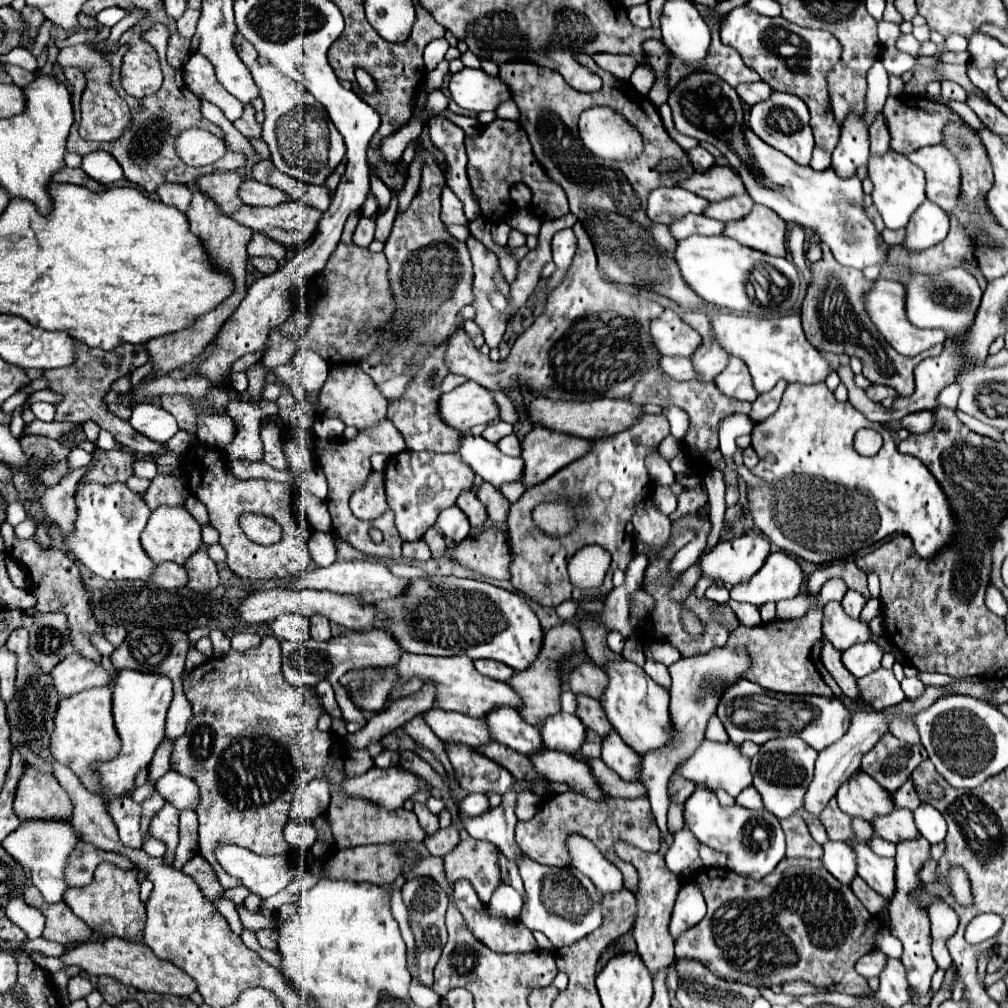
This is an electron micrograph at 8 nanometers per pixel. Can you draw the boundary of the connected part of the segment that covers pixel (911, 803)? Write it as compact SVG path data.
M906 780L906 784L904 784L904 786L902 786L902 788L900 788L892 798L894 798L894 804L896 804L898 808L916 810L918 804L920 804L920 800L918 800L918 796L916 796L914 786L912 786L910 780Z

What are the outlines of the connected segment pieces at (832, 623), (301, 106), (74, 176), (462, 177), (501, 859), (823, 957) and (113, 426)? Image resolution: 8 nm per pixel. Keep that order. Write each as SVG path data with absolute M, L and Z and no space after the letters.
M828 602L824 606L824 622L822 622L824 638L834 644L838 650L846 650L856 642L868 640L868 628L866 624L860 624L860 620L850 620L840 602Z
M238 31L234 36L234 47L242 62L246 62L248 70L256 78L256 86L260 86L260 98L264 100L264 114L266 114L266 120L262 124L262 140L270 148L270 158L272 158L274 166L280 172L286 172L288 176L298 178L302 182L324 184L326 176L342 162L342 158L346 154L344 140L336 132L332 122L328 120L326 110L322 108L322 104L318 104L314 100L314 96L310 92L308 92L308 100L306 100L306 88L302 88L302 84L282 76L272 64L260 66L257 61L250 62L250 53L254 53L256 50Z
M62 168L60 172L56 172L52 176L54 182L72 182L72 184L84 184L88 190L104 190L102 184L98 184L96 180L92 180L86 172L82 172L80 168Z
M434 116L428 120L428 132L434 148L444 156L444 178L454 194L462 200L466 218L472 222L480 216L478 200L472 194L468 176L466 176L466 150L464 150L464 132L454 122Z
M498 851L498 863L502 880L518 890L523 898L523 902L526 902L523 881L519 875L516 863L509 861L500 851Z
M704 868L696 876L696 884L708 904L708 912L700 924L682 934L678 944L678 958L698 960L714 976L728 982L740 982L750 986L780 986L786 980L802 978L828 992L838 990L844 994L868 994L868 982L854 970L860 956L874 950L874 934L878 920L862 906L854 894L802 894L790 898L790 894L774 892L762 879L754 881L738 876L728 868Z
M76 340L76 348L74 348L76 360L74 364L66 366L66 368L58 368L58 370L46 370L44 378L48 380L48 388L56 394L62 394L62 402L56 404L56 420L58 422L86 422L86 420L94 420L100 428L108 430L118 444L138 452L138 454L158 454L160 448L164 444L158 444L142 434L138 434L126 420L120 420L118 416L114 416L106 406L104 406L104 396L110 390L112 382L124 374L130 372L132 368L142 366L148 360L148 352L142 344L124 344L122 348L116 348L114 352L102 352L98 348L86 348L86 344L82 344L80 340Z

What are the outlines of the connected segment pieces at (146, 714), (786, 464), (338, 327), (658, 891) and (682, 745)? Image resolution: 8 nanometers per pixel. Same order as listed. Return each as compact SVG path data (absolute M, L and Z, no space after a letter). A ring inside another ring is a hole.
M120 670L112 688L112 716L122 748L116 758L108 762L92 764L92 772L98 776L100 792L104 806L122 794L132 794L136 786L136 776L140 770L148 768L158 744L164 738L166 710L173 699L173 682L168 676L144 674L134 670Z
M824 382L810 386L788 384L780 408L764 422L754 424L752 448L760 458L752 474L766 480L766 488L748 490L750 512L756 526L780 550L786 550L814 564L822 564L846 558L862 550L864 536L866 543L870 545L877 539L874 536L879 536L879 540L882 540L890 532L902 532L912 538L916 554L920 558L932 560L956 542L958 518L954 516L950 502L946 500L946 494L942 494L942 486L934 480L928 468L916 456L900 454L890 432L882 424L870 422L850 404L850 400L838 402ZM858 428L872 428L882 434L884 446L876 456L864 458L854 450L852 440ZM768 456L772 456L774 462L770 462Z
M352 212L346 220L342 238L336 246L336 250L330 254L330 260L326 262L326 290L320 290L320 304L314 304L308 308L308 330L302 338L292 338L280 332L280 326L270 332L268 349L261 362L268 370L278 365L290 362L290 358L300 348L310 348L318 352L328 364L350 364L364 360L378 344L376 340L376 328L392 314L392 298L390 288L386 280L386 256L372 256L368 248L360 248L352 242L352 234L358 222L358 212ZM372 286L372 294L370 294ZM362 320L370 320L374 330L368 338L358 338L358 328Z
M616 842L614 850L622 860L630 862L640 874L640 890L636 894L638 918L634 924L634 940L638 944L638 954L650 972L656 972L658 968L667 968L675 960L675 943L669 932L669 922L682 886L681 878L666 868L664 858L660 854L648 854L626 842Z
M714 648L706 654L700 656L690 656L690 658L680 658L676 664L668 666L668 672L672 676L672 686L670 686L670 720L672 720L672 740L658 750L650 750L642 756L640 764L640 782L648 790L648 798L652 804L652 812L656 818L656 824L660 828L660 836L666 838L668 826L666 826L666 812L668 812L668 794L666 786L670 776L674 774L676 766L690 758L698 744L704 740L704 730L708 718L716 712L716 706L720 702L718 696L730 686L736 678L740 678L750 666L750 658L746 656L744 648Z

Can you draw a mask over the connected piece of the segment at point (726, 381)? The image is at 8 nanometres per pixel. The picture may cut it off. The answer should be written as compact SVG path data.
M730 358L728 366L714 378L714 382L724 396L730 396L736 400L748 400L748 402L754 402L758 398L752 386L750 372L746 364L738 358Z

